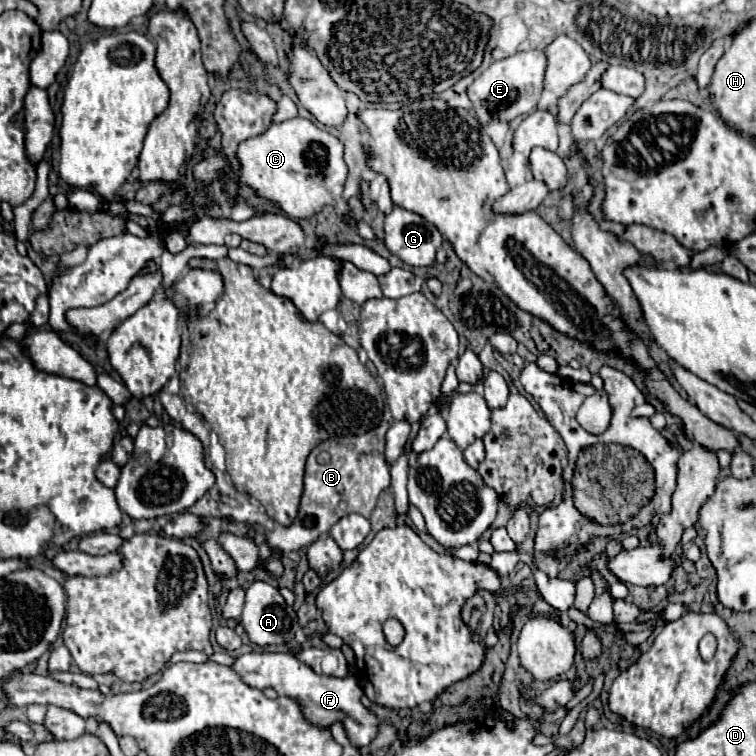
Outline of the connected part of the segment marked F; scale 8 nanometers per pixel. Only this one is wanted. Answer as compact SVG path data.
M260 651L240 655L234 661L232 669L250 687L256 687L260 691L266 687L274 687L278 695L286 695L304 703L306 719L316 725L330 727L334 721L344 721L348 739L354 747L366 747L378 733L378 717L360 703L362 689L350 675L344 679L318 675L312 671L312 667L298 661L292 653L260 653Z

